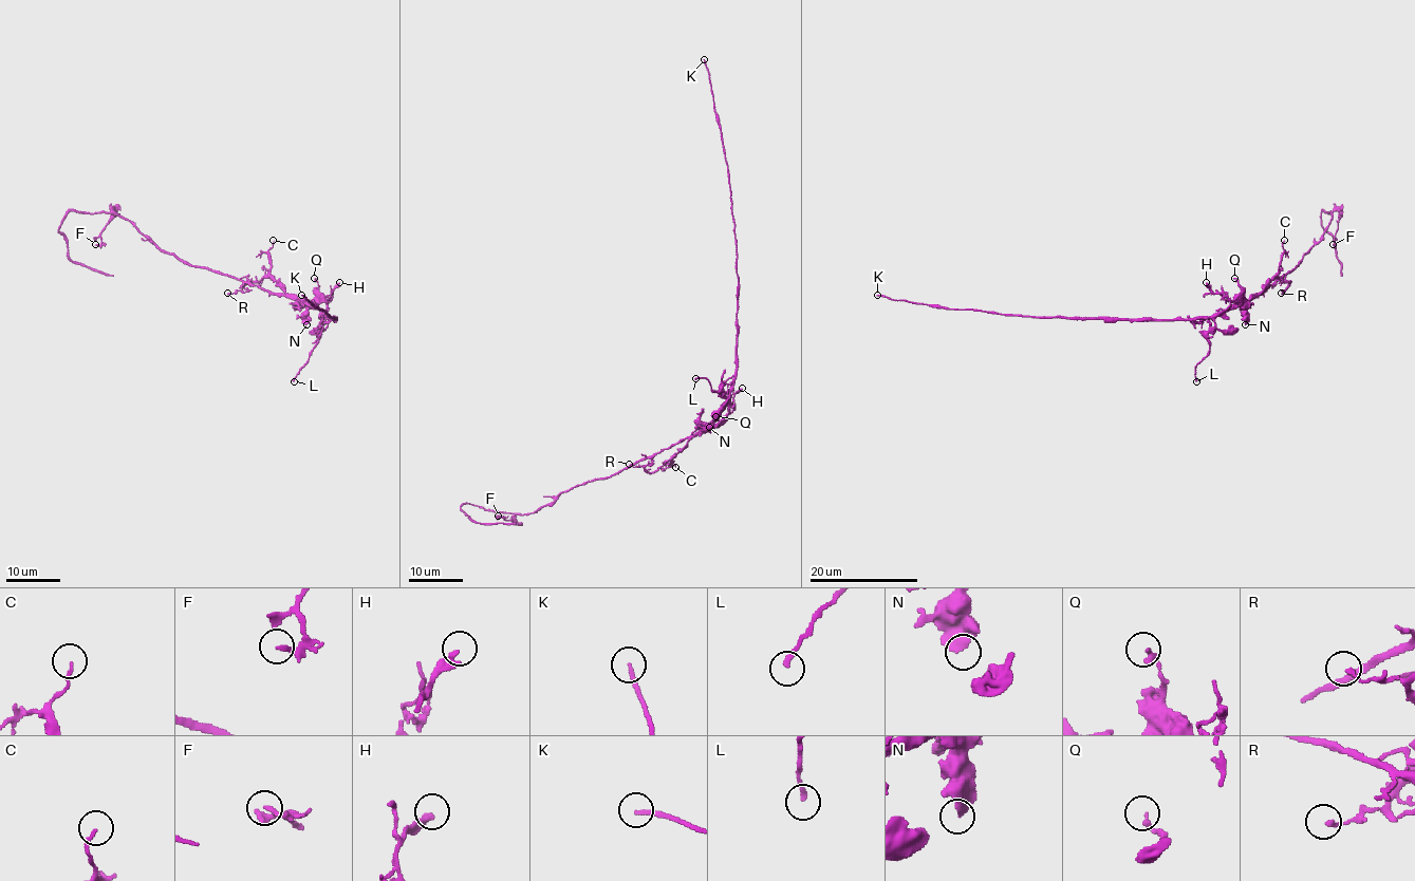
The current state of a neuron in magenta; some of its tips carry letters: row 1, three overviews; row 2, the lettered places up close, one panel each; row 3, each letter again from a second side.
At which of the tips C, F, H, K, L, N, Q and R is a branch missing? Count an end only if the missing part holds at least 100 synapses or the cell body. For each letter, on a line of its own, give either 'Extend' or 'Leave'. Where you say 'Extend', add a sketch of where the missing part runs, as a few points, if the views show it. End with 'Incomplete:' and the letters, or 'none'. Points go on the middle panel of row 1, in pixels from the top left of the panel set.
C: Leave
F: Leave
H: Leave
K: Leave
L: Leave
N: Leave
Q: Leave
R: Leave
Incomplete: none

